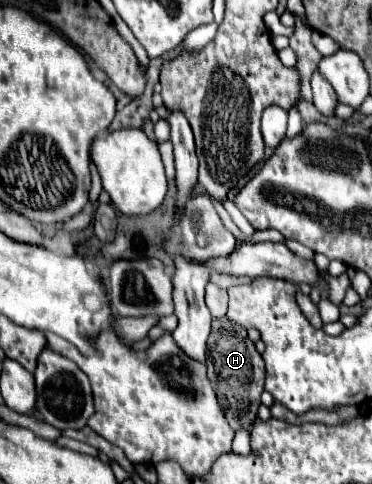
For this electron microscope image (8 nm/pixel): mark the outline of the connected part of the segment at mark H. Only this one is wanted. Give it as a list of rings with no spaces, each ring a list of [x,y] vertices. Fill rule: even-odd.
[[[214,322],[208,340],[208,380],[222,404],[222,412],[228,424],[238,430],[252,432],[252,424],[258,418],[260,394],[264,390],[264,360],[256,352],[254,344],[246,336],[246,328],[230,322]]]

